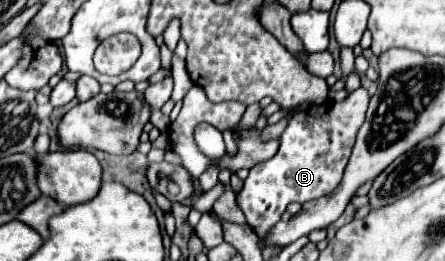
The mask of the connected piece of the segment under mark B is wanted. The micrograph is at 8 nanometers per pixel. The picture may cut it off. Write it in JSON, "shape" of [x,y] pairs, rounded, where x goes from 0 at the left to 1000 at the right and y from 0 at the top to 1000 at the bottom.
{"shape":[[[807,337],[771,391],[730,391],[721,406],[694,406],[681,429],[667,429],[640,506],[631,513],[627,582],[560,651],[560,674],[546,720],[533,736],[533,789],[546,805],[555,858],[573,881],[578,904],[596,904],[604,874],[627,851],[631,820],[654,774],[694,774],[730,743],[744,743],[780,636],[789,567],[802,521],[802,498],[820,467],[820,429],[829,398],[825,345]]]}

